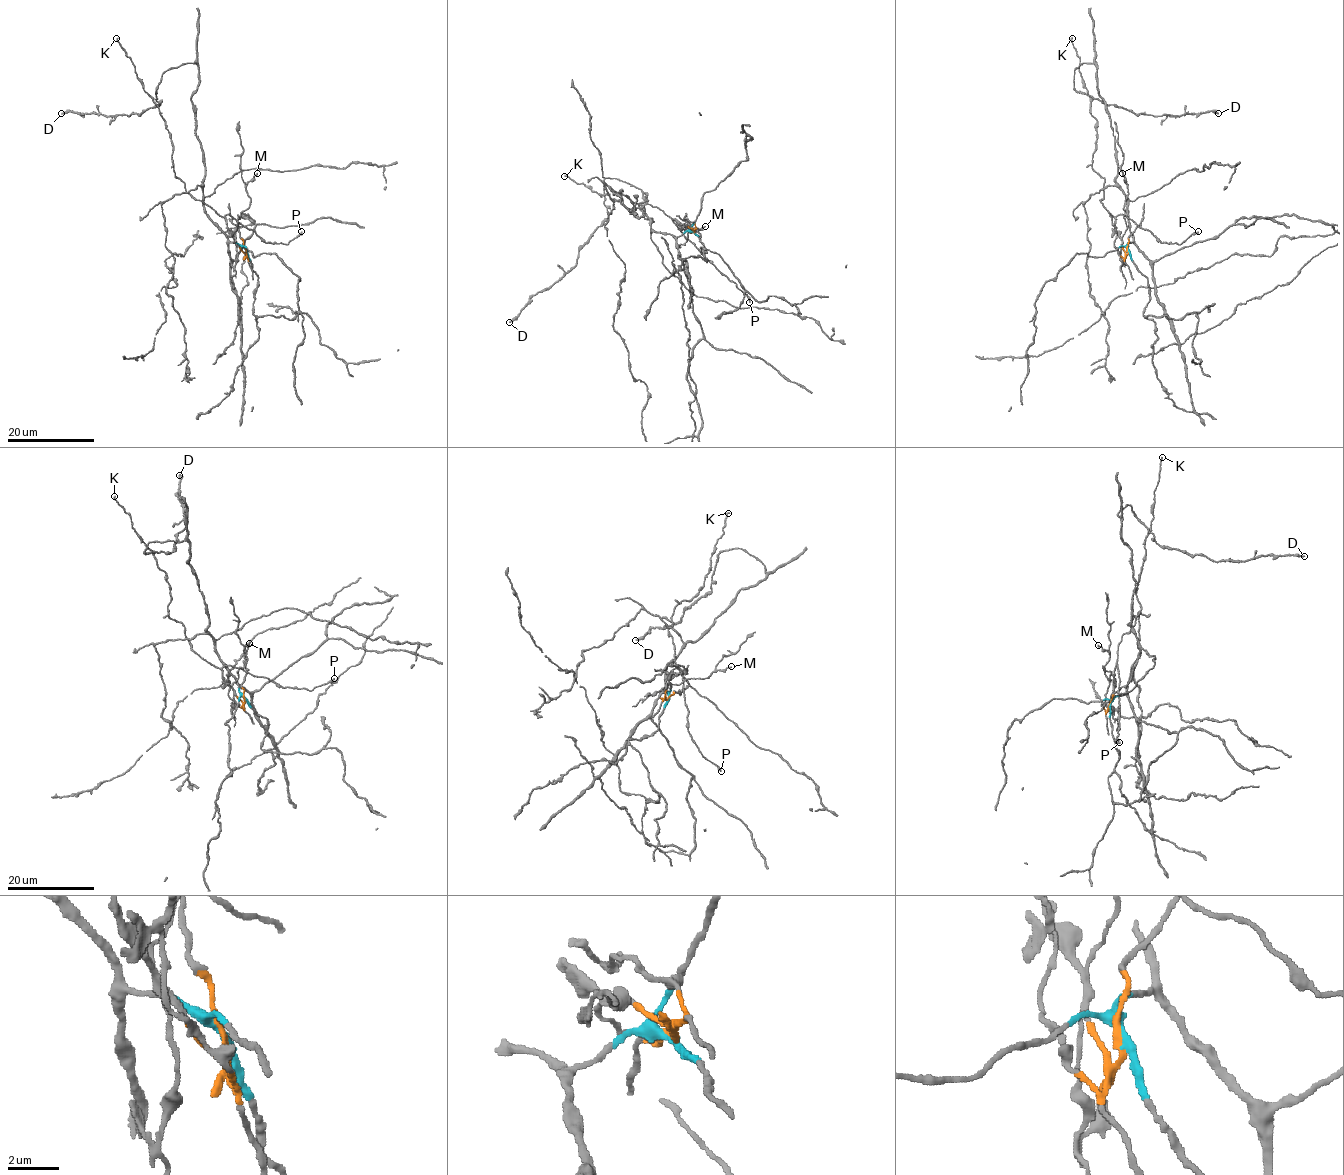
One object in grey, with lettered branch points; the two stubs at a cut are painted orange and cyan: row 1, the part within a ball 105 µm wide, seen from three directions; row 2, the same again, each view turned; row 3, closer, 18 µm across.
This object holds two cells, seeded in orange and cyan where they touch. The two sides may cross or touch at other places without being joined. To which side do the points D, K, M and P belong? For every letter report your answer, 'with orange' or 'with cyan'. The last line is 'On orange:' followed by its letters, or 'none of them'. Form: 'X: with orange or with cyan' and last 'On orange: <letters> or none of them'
D: with cyan
K: with orange
M: with orange
P: with orange
On orange: K, M, P

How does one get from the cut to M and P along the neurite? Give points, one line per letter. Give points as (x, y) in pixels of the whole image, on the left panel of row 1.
M: (246, 250), (245, 253), (234, 235), (240, 215), (250, 203), (246, 184), (256, 172)
P: (246, 250), (245, 253), (227, 227), (225, 216), (230, 215), (266, 242), (288, 244), (301, 231)

